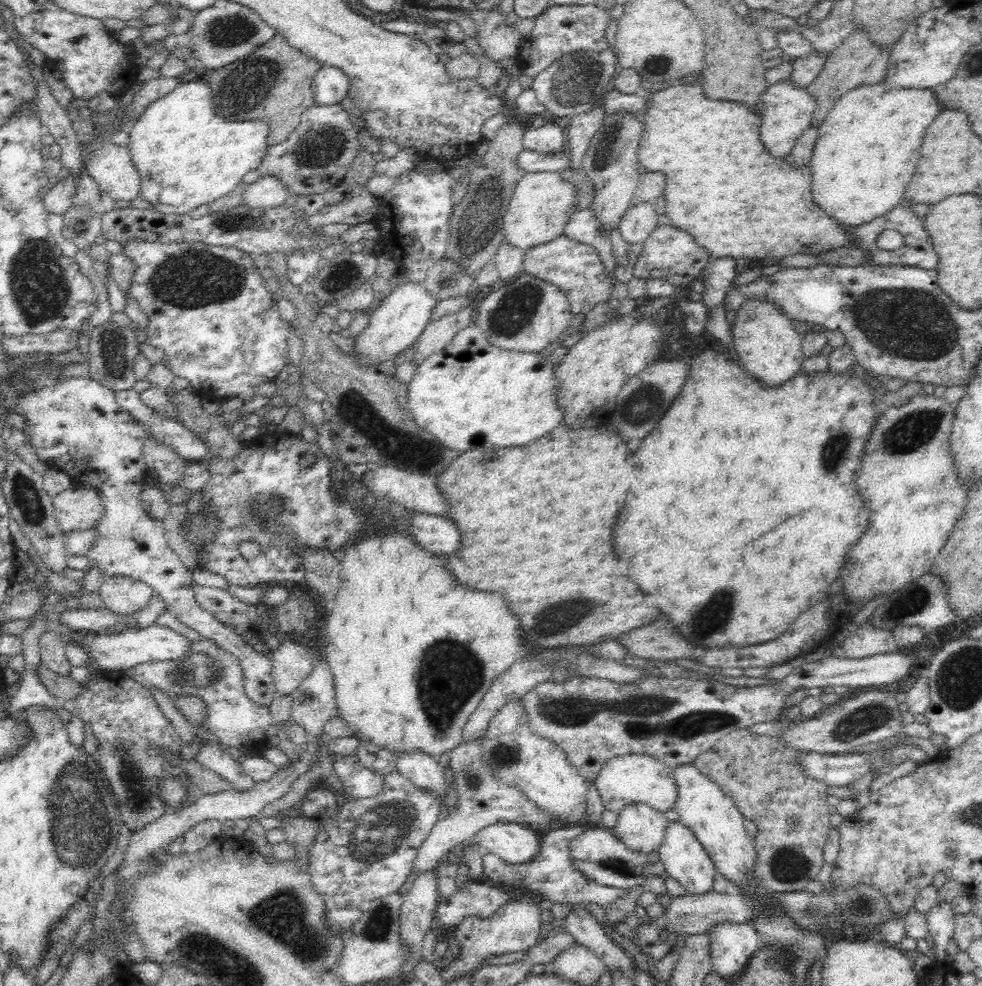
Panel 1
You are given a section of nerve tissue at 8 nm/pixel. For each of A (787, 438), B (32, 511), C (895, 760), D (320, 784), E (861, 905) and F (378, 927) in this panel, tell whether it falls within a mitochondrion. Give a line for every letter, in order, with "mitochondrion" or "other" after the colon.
A: other
B: mitochondrion
C: other
D: other
E: mitochondrion
F: mitochondrion

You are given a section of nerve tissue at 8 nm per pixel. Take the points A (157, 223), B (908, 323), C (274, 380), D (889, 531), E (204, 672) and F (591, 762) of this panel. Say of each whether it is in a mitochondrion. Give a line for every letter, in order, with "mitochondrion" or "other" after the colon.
A: other
B: mitochondrion
C: other
D: other
E: mitochondrion
F: other

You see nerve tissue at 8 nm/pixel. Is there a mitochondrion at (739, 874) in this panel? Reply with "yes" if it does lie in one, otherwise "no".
no

